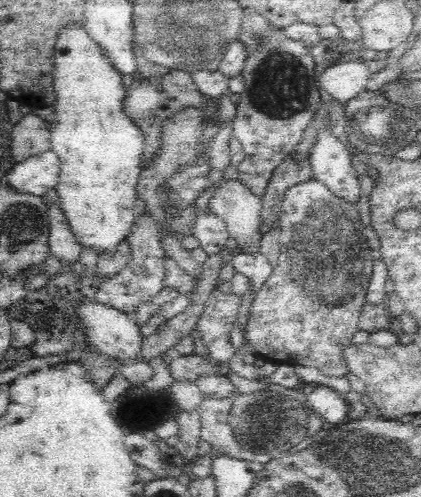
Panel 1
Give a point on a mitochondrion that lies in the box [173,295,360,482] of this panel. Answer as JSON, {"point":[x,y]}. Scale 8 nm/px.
{"point":[268,422]}

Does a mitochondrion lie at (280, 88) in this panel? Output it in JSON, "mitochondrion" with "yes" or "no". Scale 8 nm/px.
{"mitochondrion":"yes"}

